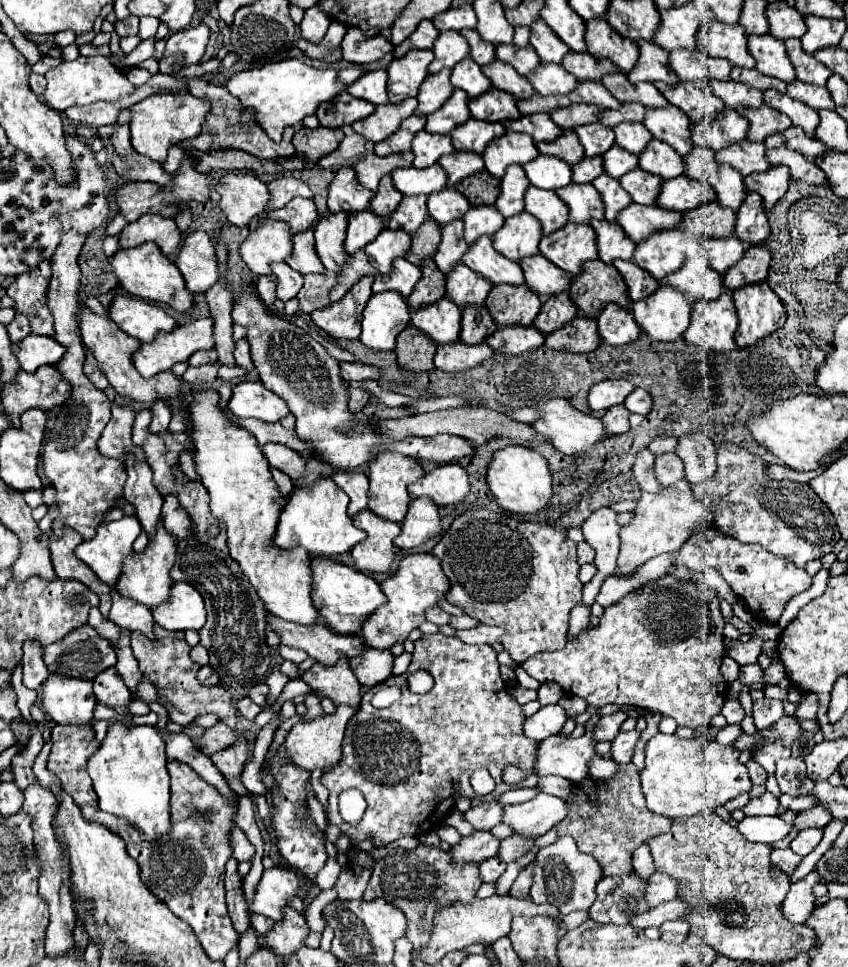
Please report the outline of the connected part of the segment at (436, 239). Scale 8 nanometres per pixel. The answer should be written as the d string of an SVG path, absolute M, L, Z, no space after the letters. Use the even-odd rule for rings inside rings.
M428 218L422 228L412 236L412 246L410 246L410 252L406 254L406 260L410 264L416 264L420 266L424 258L432 258L434 252L438 250L438 244L440 244L442 236L440 236L440 226Z

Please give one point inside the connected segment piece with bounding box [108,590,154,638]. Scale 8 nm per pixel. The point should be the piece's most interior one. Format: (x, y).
(127, 614)

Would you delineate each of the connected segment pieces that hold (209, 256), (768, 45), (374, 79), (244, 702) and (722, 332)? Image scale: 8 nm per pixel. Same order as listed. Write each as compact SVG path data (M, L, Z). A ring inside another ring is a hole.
M192 232L176 256L176 266L192 294L204 294L218 282L216 250L204 232Z
M750 36L748 50L756 60L756 70L766 76L774 76L786 84L796 80L794 66L786 54L784 42L778 42L774 36Z
M374 70L364 74L362 78L358 78L354 84L348 86L348 92L356 98L368 100L374 106L384 106L388 104L388 92L386 92L386 78L388 72L386 70Z
M242 698L242 700L238 702L238 710L240 710L240 714L242 714L244 718L254 720L262 708L260 708L258 704L254 704L250 698Z
M722 292L722 296L716 300L700 300L698 304L694 304L690 326L682 338L706 350L730 352L736 348L736 330L738 318L732 296L728 292Z

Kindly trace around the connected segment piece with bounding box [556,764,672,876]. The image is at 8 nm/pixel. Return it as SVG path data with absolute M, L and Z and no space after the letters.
M634 764L618 766L618 776L614 780L596 780L586 776L574 784L576 800L568 804L568 816L556 824L558 834L570 834L578 850L590 854L602 866L606 876L616 876L632 870L632 852L648 838L664 834L670 830L672 820L652 814L644 804L644 794L640 790L640 776Z

